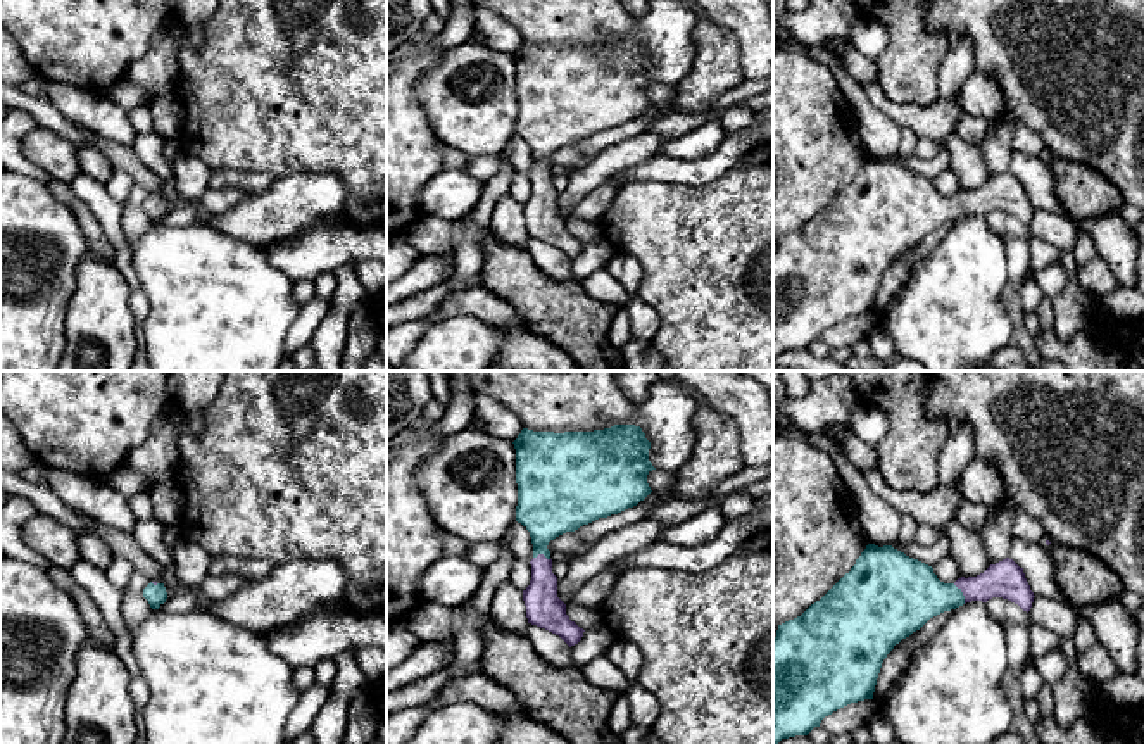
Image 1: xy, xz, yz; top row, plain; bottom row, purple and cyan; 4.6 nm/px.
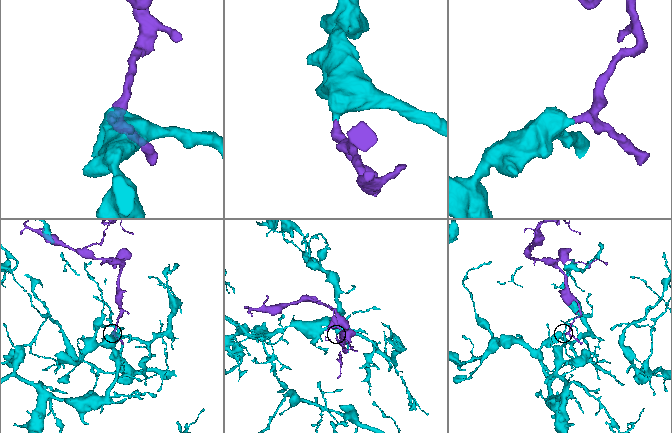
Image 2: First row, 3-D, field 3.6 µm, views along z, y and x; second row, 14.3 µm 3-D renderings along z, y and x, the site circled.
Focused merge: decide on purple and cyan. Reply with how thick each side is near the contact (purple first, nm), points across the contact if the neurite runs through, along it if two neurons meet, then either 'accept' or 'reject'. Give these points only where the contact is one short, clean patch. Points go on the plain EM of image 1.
170/300 nm | across yz (1005, 192), (963, 208), (910, 208) | accept

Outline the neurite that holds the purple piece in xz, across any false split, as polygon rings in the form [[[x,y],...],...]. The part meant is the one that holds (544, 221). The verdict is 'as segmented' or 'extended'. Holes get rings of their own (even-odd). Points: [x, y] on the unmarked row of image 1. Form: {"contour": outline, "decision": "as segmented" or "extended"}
{"contour": [[[614,38],[594,45],[533,45],[523,41],[512,55],[516,62],[518,119],[516,135],[531,150],[533,173],[530,199],[523,204],[528,236],[559,249],[569,261],[583,250],[583,242],[566,228],[557,211],[549,155],[599,131],[637,119],[652,104],[647,88],[656,83],[649,74],[651,55],[640,40]]], "decision": "extended"}

